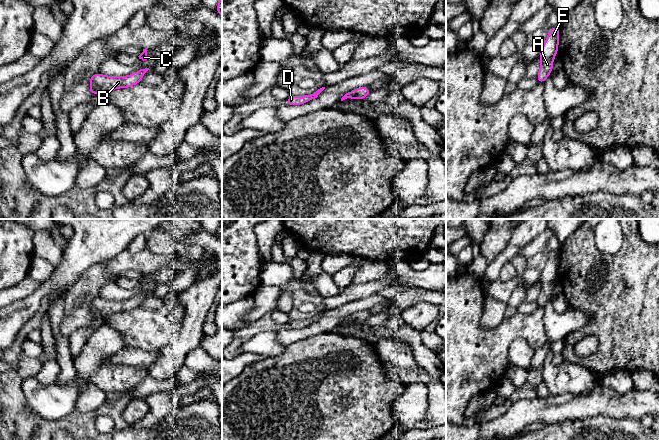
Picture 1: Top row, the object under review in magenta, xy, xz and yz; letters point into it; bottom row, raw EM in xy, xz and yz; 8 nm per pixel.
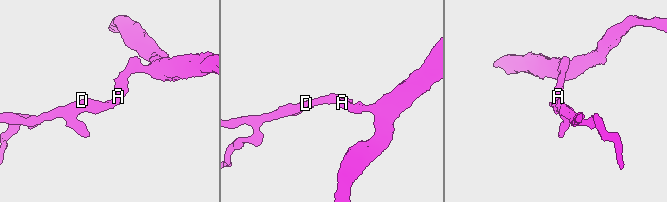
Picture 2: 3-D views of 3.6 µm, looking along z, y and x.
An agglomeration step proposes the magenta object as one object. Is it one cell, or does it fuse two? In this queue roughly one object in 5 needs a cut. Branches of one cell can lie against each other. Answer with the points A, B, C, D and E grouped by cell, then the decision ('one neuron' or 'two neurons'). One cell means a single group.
A B C D E | one neuron

